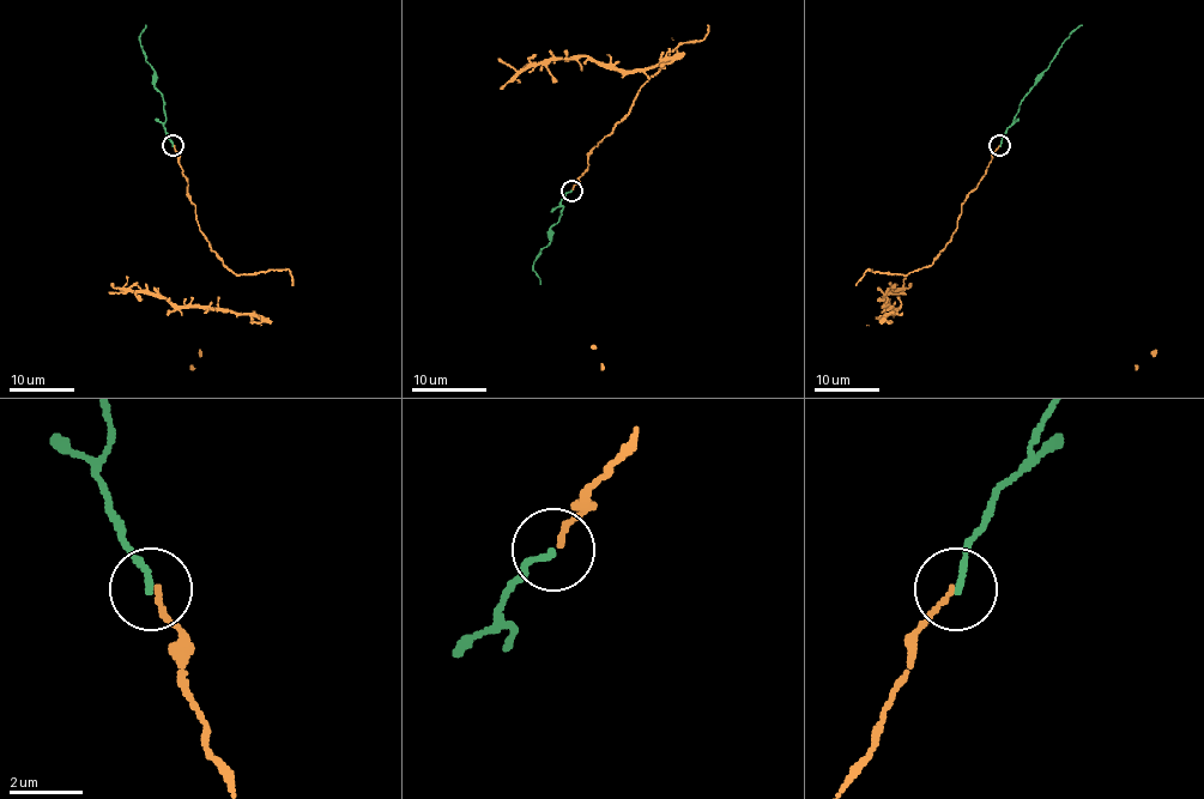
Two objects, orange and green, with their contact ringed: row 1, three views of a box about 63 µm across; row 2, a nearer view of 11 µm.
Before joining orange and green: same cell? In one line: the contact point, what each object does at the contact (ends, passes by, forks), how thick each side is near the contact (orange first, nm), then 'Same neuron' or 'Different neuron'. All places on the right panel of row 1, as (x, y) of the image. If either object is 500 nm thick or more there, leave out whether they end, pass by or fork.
Place: (999, 145). At the ring orange ends. At the ring green ends. Thickness 140 nm (orange) against 170 nm. Same neuron

